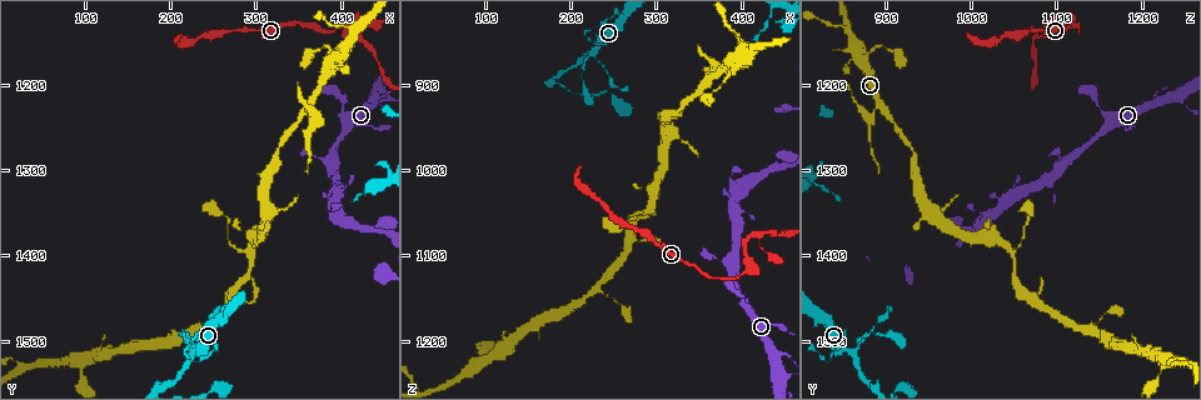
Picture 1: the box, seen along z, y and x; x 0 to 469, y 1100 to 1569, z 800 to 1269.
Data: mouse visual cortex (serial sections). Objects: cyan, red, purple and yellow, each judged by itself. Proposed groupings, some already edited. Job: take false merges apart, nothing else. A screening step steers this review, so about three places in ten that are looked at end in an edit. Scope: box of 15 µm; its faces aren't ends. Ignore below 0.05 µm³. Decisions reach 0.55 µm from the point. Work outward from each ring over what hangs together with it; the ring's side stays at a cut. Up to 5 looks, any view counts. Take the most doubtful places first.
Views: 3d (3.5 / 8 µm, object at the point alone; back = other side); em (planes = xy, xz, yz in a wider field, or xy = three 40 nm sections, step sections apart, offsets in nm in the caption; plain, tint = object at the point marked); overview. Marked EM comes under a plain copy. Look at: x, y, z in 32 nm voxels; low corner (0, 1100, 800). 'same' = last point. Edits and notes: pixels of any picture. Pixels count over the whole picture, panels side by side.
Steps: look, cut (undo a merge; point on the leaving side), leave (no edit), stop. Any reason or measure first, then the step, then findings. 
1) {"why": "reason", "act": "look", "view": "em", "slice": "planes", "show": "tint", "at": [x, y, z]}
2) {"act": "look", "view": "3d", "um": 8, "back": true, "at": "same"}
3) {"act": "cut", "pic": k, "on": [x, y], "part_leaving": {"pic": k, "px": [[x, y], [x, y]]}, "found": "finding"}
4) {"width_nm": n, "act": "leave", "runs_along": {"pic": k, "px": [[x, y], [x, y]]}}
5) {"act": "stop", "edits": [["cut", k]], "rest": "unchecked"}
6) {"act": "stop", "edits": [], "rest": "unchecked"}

{"why": "narrows sharply", "act": "look", "view": "3d", "um": 8, "back": true, "at": [415, 1140, 1080]}

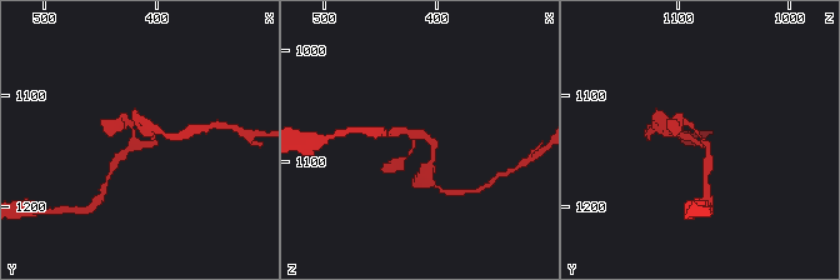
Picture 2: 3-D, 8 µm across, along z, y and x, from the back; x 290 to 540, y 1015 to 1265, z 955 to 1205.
{"why": "closer look", "act": "look", "view": "3d", "um": 3.5, "at": [418, 1146, 1074]}

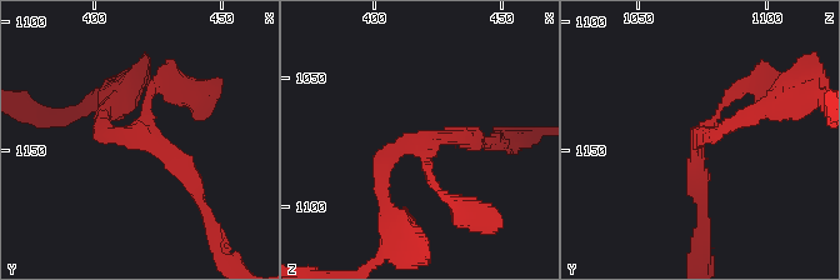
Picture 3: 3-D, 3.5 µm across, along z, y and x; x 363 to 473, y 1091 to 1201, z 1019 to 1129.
{"arms": 3, "arm_widths_nm": [150, 200, 250], "why": "shape alone is not enough", "act": "look", "view": "em", "slice": "xy", "step": 3, "show": "tint", "at": [417, 1145, 1076]}

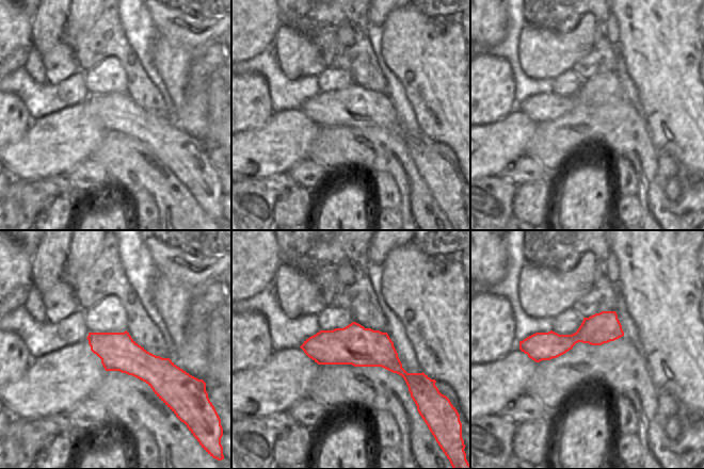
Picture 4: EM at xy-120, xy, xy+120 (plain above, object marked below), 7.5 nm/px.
{"act": "leave", "runs_along": {"pic": 3, "px": [[104, 111], [196, 189]]}, "found": "one cell here"}

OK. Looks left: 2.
{"why": "thin arm on a thick one", "act": "look", "view": "em", "slice": "xy", "step": 2, "show": "tint", "at": [225, 1515, 865]}

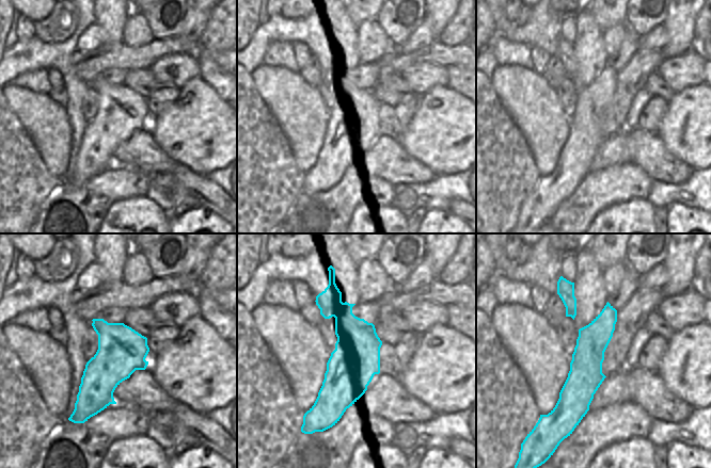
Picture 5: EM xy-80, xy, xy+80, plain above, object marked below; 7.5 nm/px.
{"why": "see where the arms go", "act": "look", "view": "3d", "um": 3.5, "at": "same"}

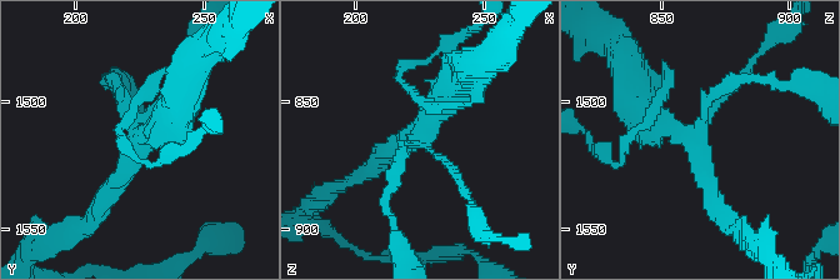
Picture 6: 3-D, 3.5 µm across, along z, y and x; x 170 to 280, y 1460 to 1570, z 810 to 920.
{"act": "leave", "found": "continuous, no second cell"}

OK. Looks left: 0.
{"act": "stop", "edits": [], "rest": "unchecked"}

